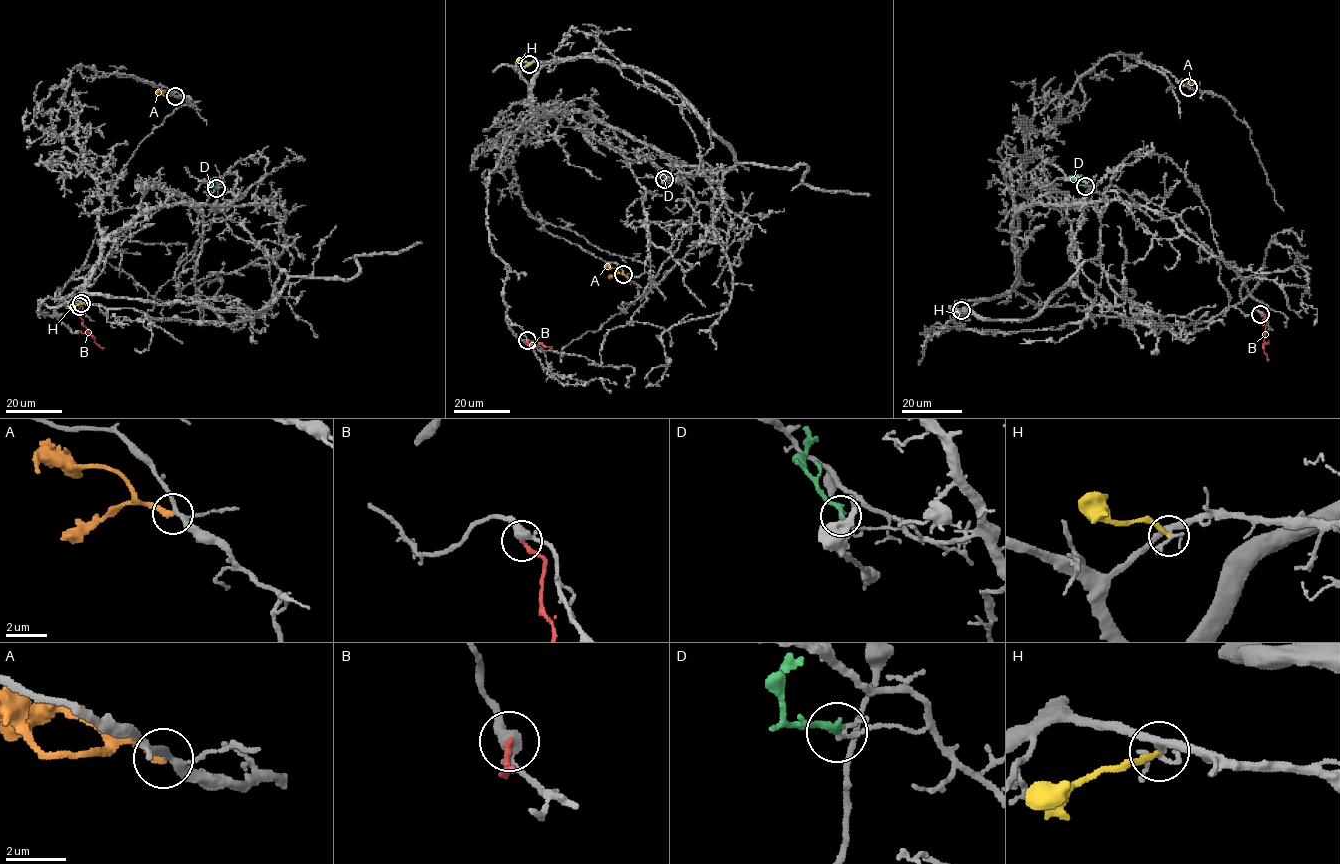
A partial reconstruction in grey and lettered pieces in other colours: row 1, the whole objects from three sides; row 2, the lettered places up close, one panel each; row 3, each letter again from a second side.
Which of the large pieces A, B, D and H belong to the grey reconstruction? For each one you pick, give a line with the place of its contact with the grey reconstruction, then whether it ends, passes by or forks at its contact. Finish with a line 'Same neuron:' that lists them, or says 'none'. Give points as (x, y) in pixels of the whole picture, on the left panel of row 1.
Same neuron: none

